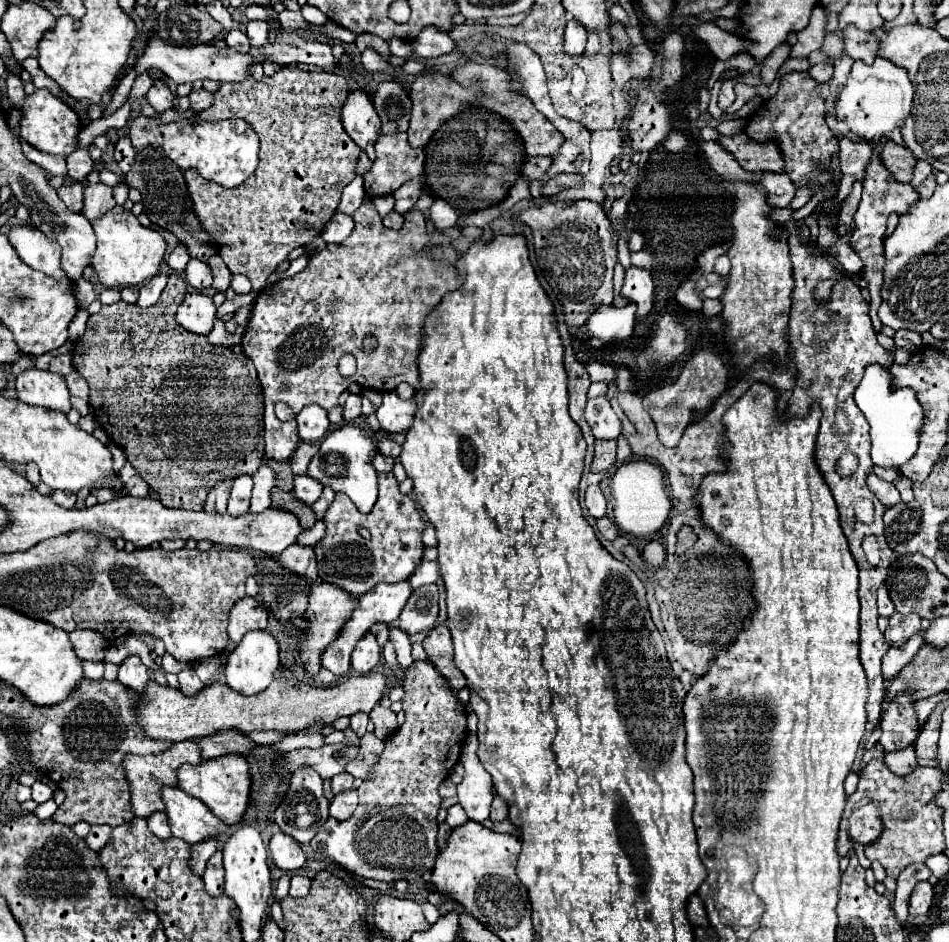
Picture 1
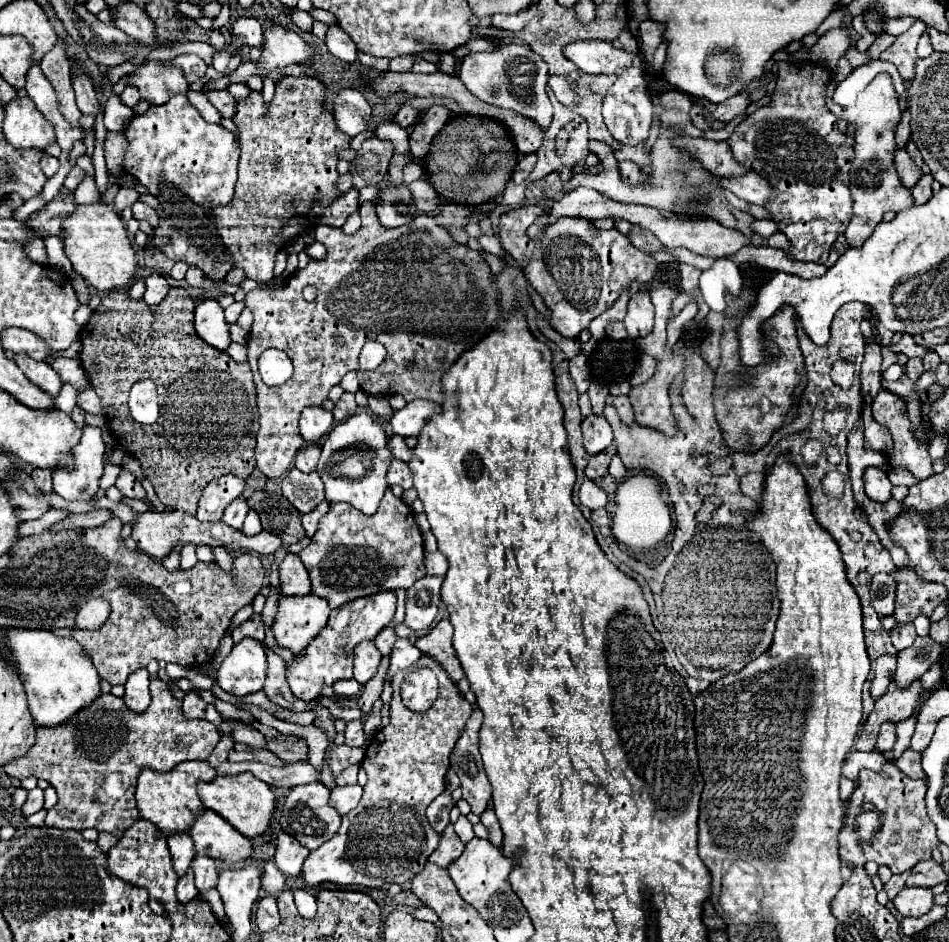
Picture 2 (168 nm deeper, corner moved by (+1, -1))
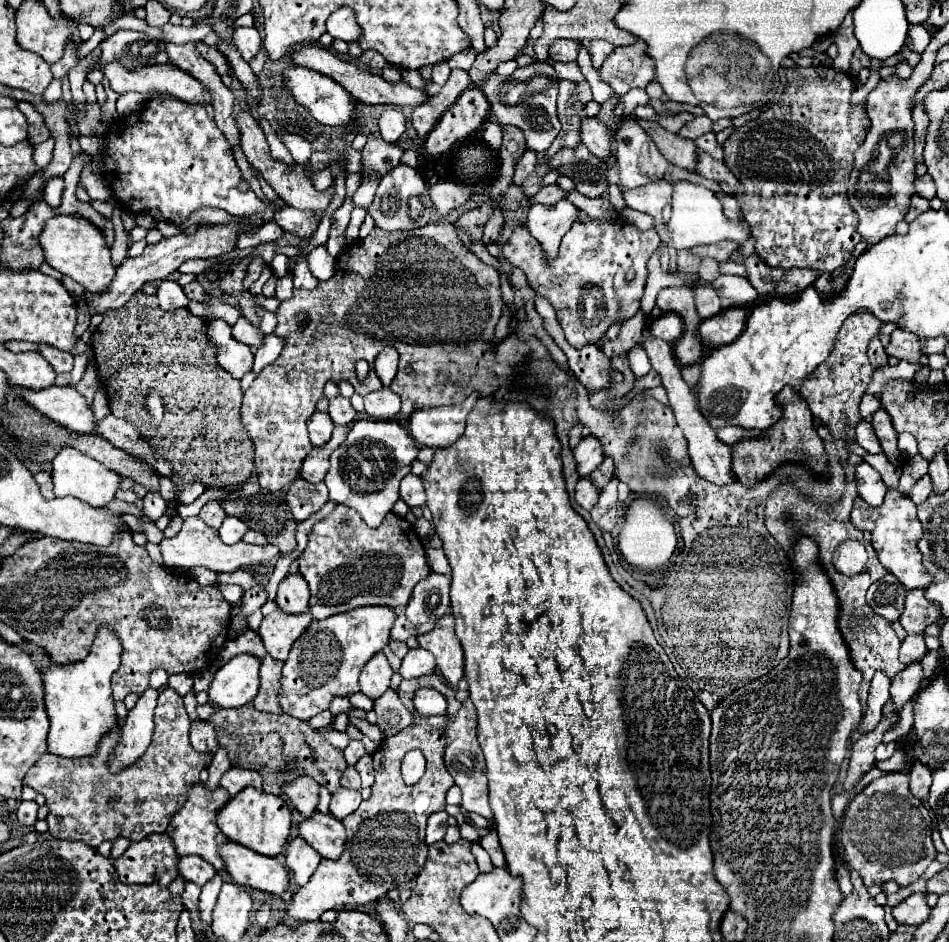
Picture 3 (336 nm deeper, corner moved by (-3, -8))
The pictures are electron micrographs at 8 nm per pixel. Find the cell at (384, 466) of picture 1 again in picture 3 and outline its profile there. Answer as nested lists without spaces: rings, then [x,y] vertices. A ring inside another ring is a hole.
[[[408,473],[402,483],[400,483],[400,497],[404,499],[404,503],[408,507],[422,507],[426,503],[426,495],[424,495],[424,485],[422,479]]]

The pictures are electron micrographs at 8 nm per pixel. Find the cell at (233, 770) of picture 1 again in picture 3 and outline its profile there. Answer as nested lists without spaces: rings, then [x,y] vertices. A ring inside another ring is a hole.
[[[244,789],[240,791],[234,799],[230,799],[218,813],[218,827],[222,829],[222,833],[238,843],[244,845],[260,855],[268,855],[268,857],[276,857],[284,851],[284,845],[290,837],[292,831],[292,813],[288,803],[282,797],[276,795],[268,795],[260,789]]]

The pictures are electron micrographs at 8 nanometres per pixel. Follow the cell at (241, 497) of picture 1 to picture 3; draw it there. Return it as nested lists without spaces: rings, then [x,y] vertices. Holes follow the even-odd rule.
[[[226,517],[222,527],[220,527],[220,539],[228,545],[234,545],[234,543],[242,541],[246,531],[248,531],[248,527],[246,527],[244,521],[240,521],[236,517]]]

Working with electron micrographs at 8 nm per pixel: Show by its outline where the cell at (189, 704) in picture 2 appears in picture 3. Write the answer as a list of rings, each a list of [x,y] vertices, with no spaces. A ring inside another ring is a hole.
[[[200,719],[194,721],[194,725],[190,729],[190,743],[198,753],[214,755],[218,751],[218,743],[216,743],[216,735],[212,735],[212,727],[208,727]]]

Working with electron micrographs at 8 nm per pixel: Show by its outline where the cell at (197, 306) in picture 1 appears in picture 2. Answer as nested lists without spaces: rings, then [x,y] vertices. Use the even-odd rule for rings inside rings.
[[[204,298],[196,304],[194,310],[194,328],[196,334],[210,346],[226,350],[230,346],[230,330],[224,320],[224,310],[214,298]]]

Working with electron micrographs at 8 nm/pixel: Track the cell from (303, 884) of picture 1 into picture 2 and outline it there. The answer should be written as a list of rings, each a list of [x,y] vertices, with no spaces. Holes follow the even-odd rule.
[[[296,888],[294,890],[294,902],[296,902],[296,908],[298,908],[300,916],[304,916],[304,918],[314,918],[316,916],[316,898],[310,890]]]

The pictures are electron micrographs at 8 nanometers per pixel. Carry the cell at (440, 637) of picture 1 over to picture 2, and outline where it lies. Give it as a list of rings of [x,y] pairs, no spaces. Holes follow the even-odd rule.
[[[440,620],[426,636],[418,638],[416,646],[422,654],[428,654],[436,662],[440,662],[444,672],[454,682],[464,678],[464,672],[462,672],[460,662],[456,658],[456,652],[452,648],[452,624],[450,624],[450,620]]]

